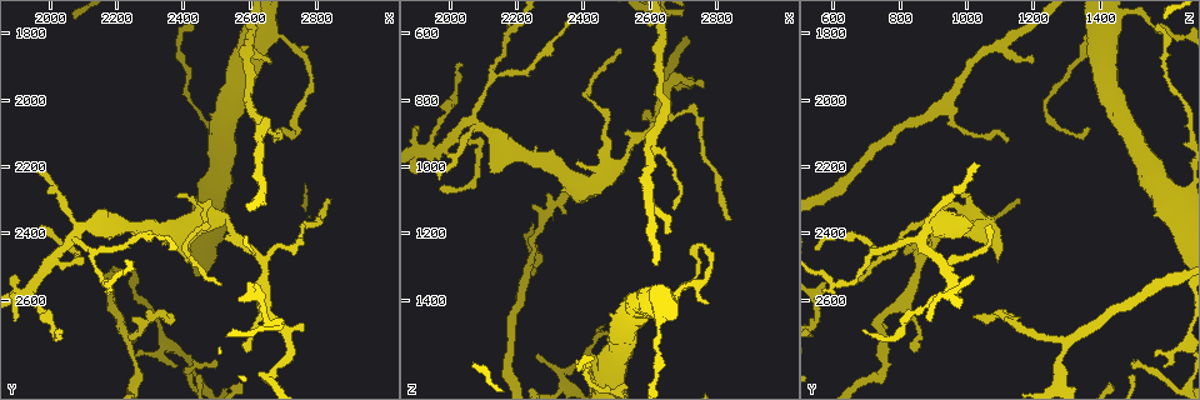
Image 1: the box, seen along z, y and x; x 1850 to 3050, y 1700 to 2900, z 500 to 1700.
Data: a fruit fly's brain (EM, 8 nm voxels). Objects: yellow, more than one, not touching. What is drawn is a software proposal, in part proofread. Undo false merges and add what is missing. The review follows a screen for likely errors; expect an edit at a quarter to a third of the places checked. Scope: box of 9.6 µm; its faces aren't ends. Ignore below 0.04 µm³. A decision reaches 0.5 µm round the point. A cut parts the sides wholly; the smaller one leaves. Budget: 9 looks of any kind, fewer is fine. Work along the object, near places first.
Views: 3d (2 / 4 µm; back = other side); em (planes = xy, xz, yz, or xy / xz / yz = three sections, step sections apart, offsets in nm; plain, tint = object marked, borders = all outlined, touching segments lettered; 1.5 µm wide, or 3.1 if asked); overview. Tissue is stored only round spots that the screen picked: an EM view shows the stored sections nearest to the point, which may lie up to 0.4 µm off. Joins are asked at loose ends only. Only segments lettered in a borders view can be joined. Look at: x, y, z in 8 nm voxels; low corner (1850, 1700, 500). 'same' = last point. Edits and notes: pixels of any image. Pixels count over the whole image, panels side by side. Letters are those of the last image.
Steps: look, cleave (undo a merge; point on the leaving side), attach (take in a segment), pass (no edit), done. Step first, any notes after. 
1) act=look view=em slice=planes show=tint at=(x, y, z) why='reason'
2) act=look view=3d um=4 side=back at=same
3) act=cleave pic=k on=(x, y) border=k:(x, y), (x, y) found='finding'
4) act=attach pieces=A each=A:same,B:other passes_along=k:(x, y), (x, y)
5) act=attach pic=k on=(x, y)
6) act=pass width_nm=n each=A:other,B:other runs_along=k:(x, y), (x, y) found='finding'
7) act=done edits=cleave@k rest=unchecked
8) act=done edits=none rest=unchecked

act=look view=3d um=2 at=(2440, 1780, 1580) why='branch stops here'

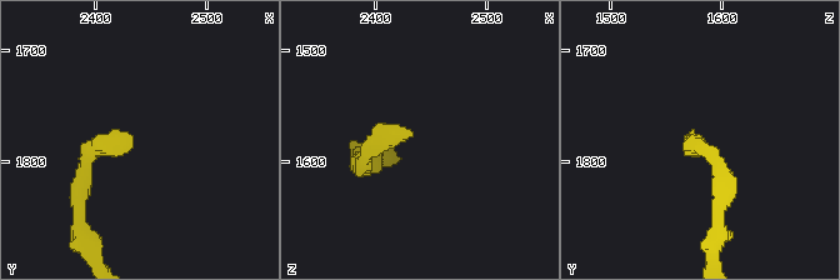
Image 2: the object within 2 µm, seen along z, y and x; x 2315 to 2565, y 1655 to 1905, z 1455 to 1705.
act=look view=em slice=xy step=8 show=plain at=(2436, 1780, 1574) why='now the EM'

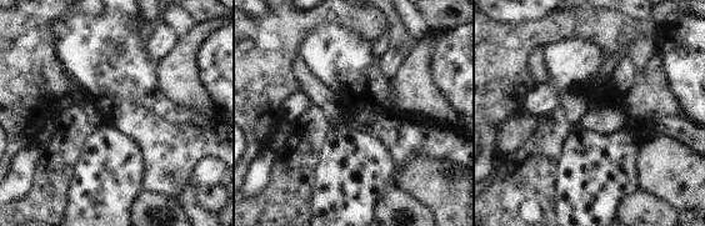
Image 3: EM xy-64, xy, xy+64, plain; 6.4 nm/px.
act=look view=em slice=xy step=8 show=borders at=same

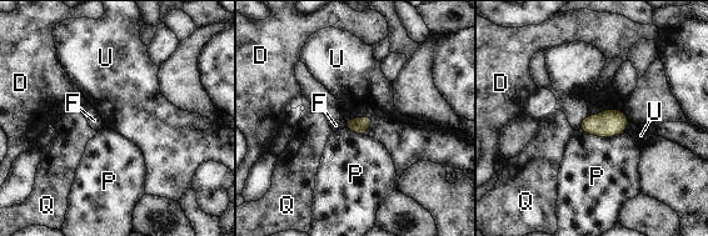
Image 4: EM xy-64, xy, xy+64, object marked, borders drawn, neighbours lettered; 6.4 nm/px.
act=pass width_nm=70 each=D:other,F:other,P:other,Q:other,U:other border=4:(344, 119), (369, 115), (374, 122) found='no lettered segment goes on from it'

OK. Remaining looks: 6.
act=look view=3d um=2 at=(2510, 2800, 1510) why='thin end'

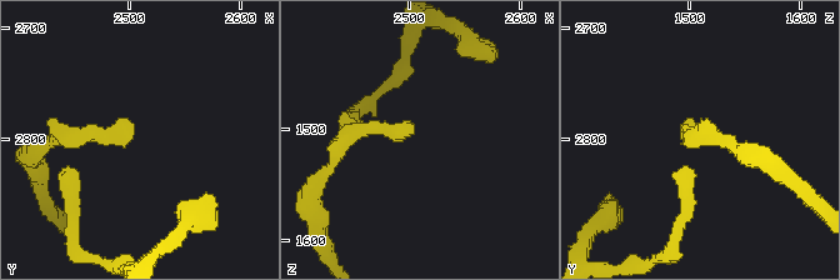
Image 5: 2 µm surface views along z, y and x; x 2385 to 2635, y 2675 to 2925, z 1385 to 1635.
act=look view=em slice=xz step=8 show=tint at=(2510, 2788, 1504) why='shape alone is not enough'

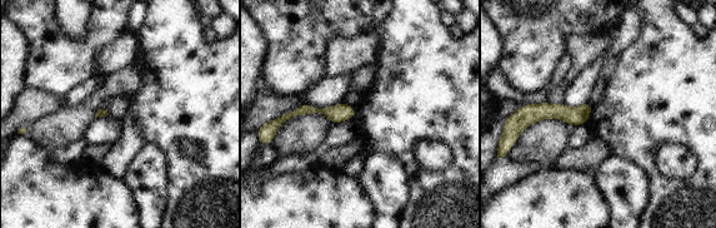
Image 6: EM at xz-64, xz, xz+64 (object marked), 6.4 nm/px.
act=look view=em slice=planes show=borders at=same

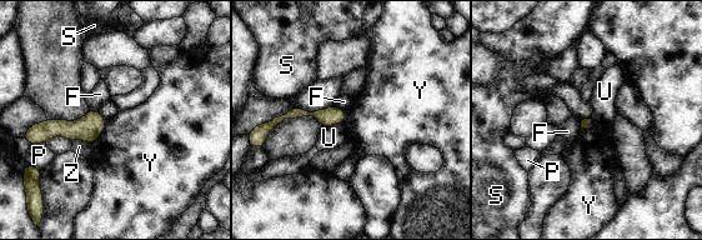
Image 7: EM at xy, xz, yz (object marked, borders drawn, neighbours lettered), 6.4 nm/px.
act=pass longest_contact=Y:190nm each=F:other,P:other,S:other,U:other,Y:other,Z:other found='no lettered segment goes on from it'

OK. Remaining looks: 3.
act=look view=3d um=2 at=(2840, 2300, 1160) why='branch stops here'

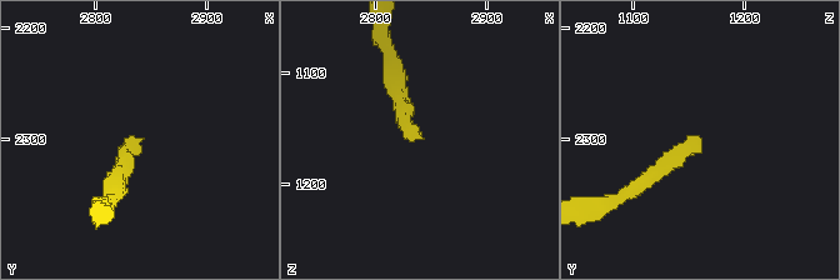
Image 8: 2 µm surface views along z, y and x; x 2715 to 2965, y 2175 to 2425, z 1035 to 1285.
act=look view=em slice=xy step=8 show=tint at=(2844, 2306, 1154)

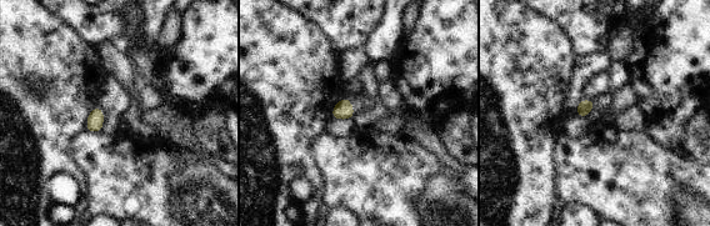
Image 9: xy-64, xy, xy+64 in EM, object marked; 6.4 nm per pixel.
act=look view=em slice=planes show=borders at=same why='another direction'

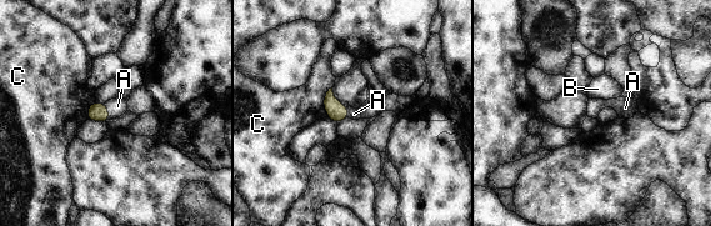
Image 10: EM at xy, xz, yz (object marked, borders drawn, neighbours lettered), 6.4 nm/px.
act=attach pieces=A longest_contact=C:140nm each=A:same,B:other,C:other passes_along=10:(96, 111), (108, 111), (118, 106) found='it goes on there'

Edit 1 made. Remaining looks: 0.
act=done edits=attach@10 rest=unchecked

